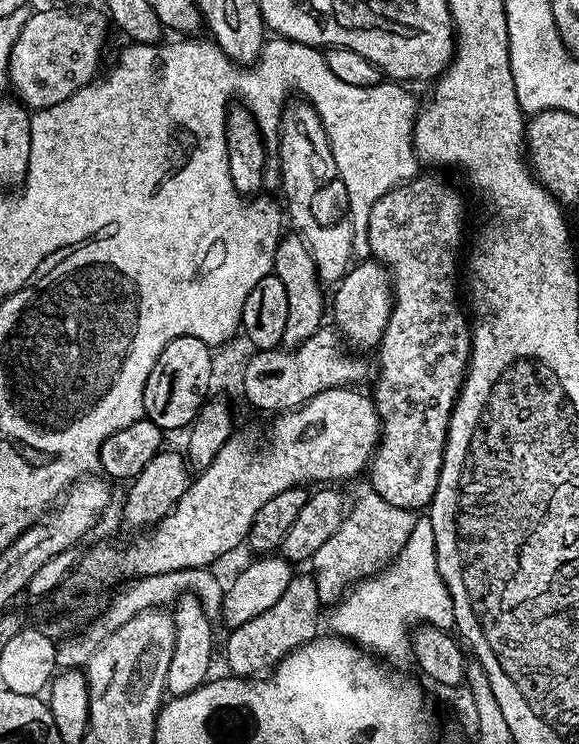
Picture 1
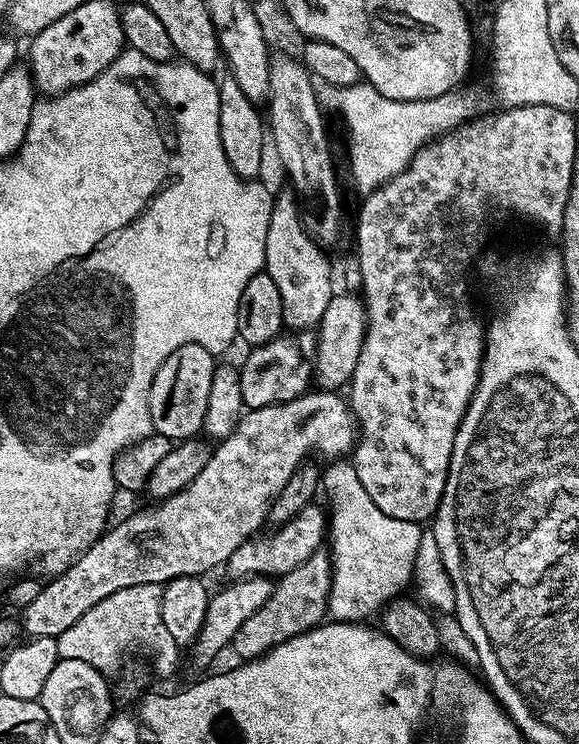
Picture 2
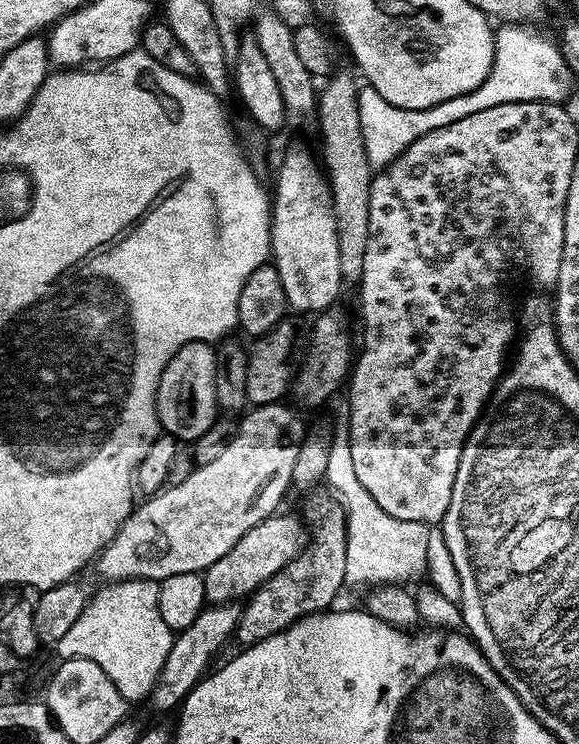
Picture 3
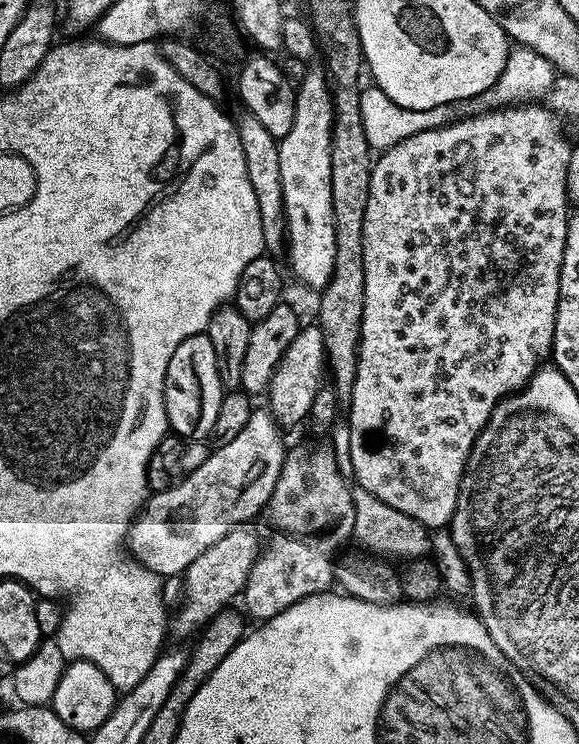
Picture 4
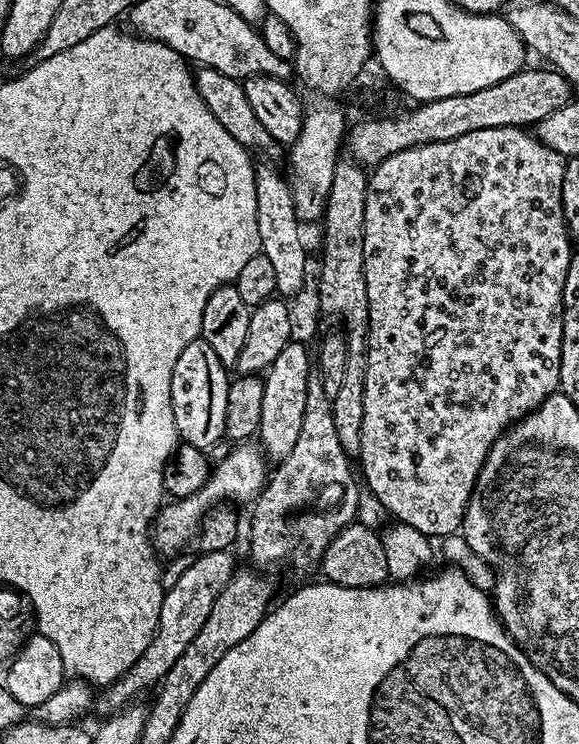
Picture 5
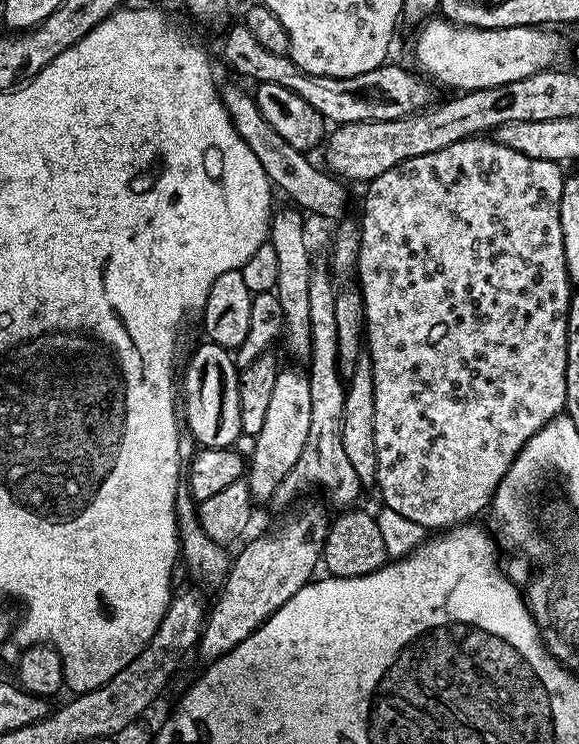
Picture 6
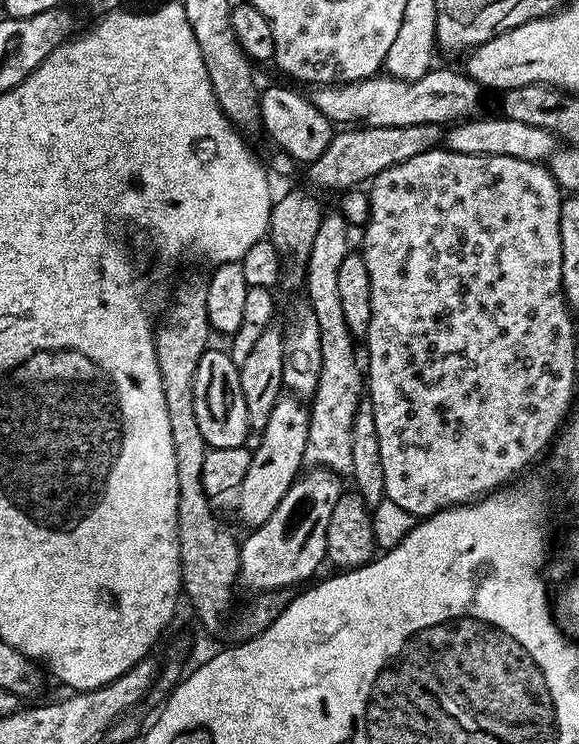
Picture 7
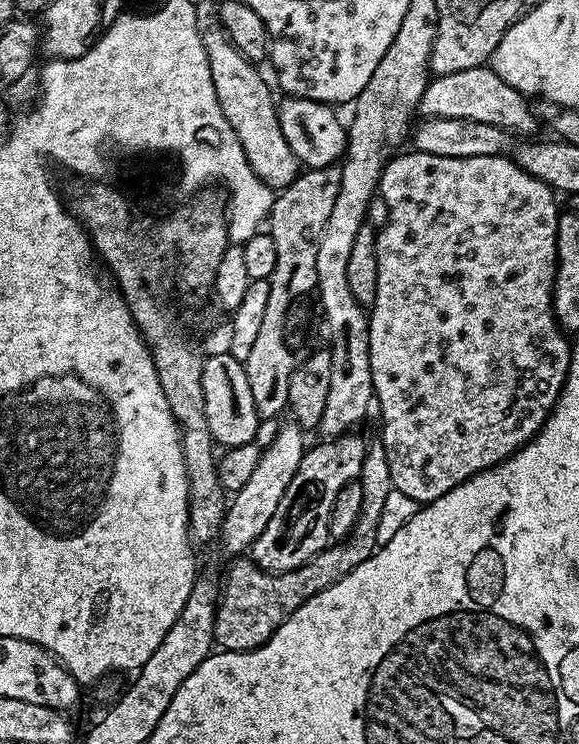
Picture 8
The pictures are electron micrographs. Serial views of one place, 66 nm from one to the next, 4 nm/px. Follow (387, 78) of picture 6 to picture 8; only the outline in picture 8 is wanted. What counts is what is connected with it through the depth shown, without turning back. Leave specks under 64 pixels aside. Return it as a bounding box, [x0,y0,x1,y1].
[418,66,538,134]

